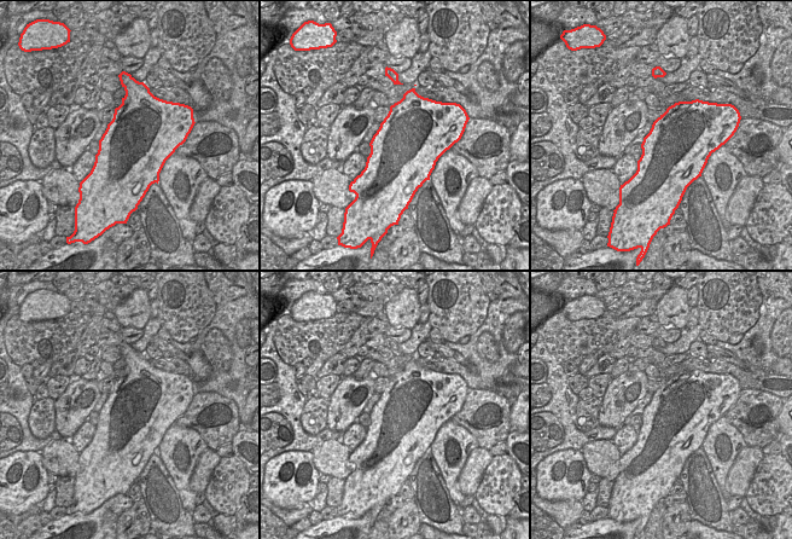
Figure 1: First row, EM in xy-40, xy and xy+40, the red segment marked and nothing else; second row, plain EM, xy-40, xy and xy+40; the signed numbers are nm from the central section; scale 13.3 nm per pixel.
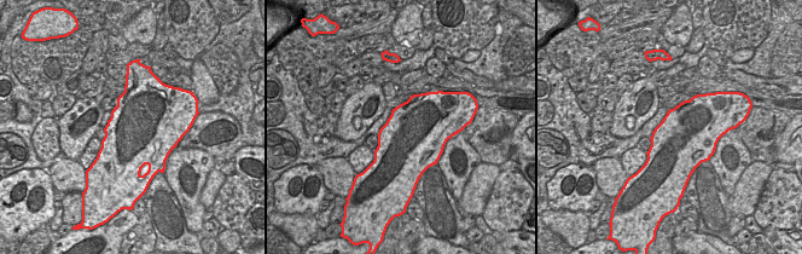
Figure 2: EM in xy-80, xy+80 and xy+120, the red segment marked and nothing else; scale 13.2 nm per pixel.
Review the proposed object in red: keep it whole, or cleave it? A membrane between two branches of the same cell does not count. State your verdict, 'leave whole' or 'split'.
split

